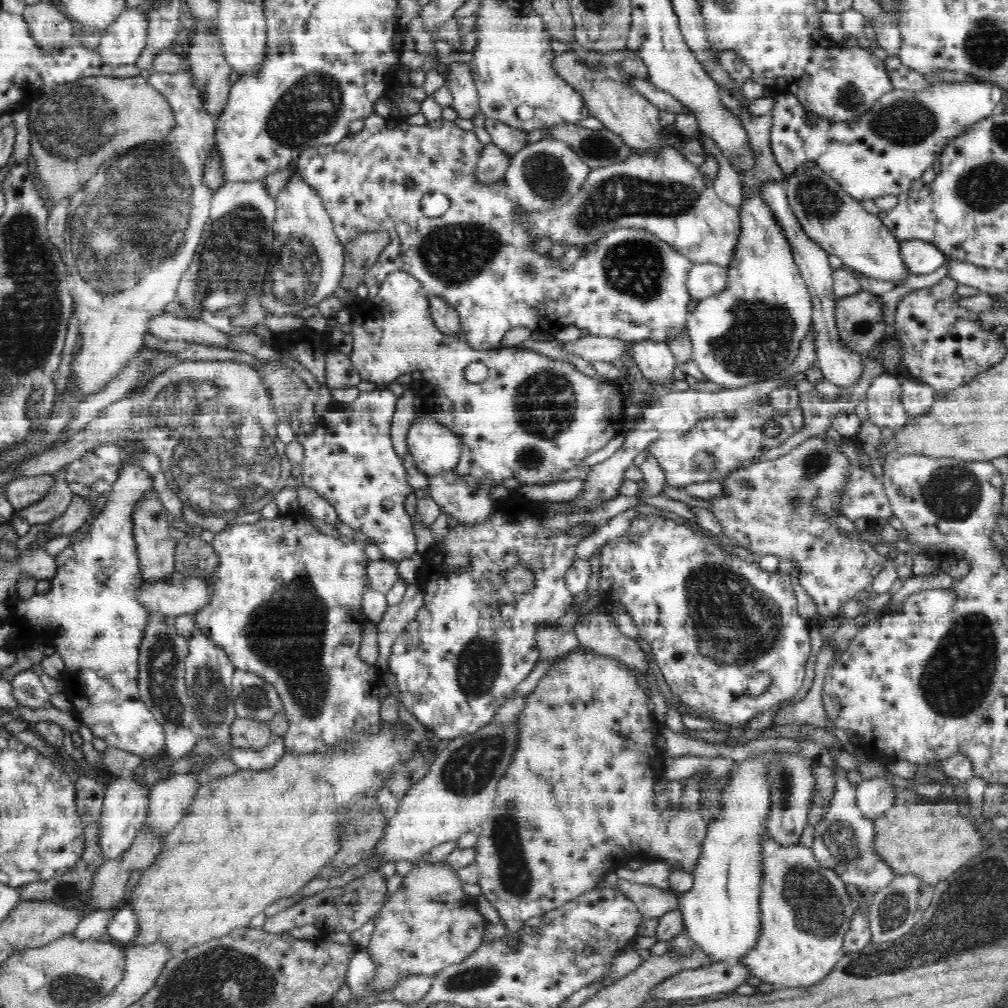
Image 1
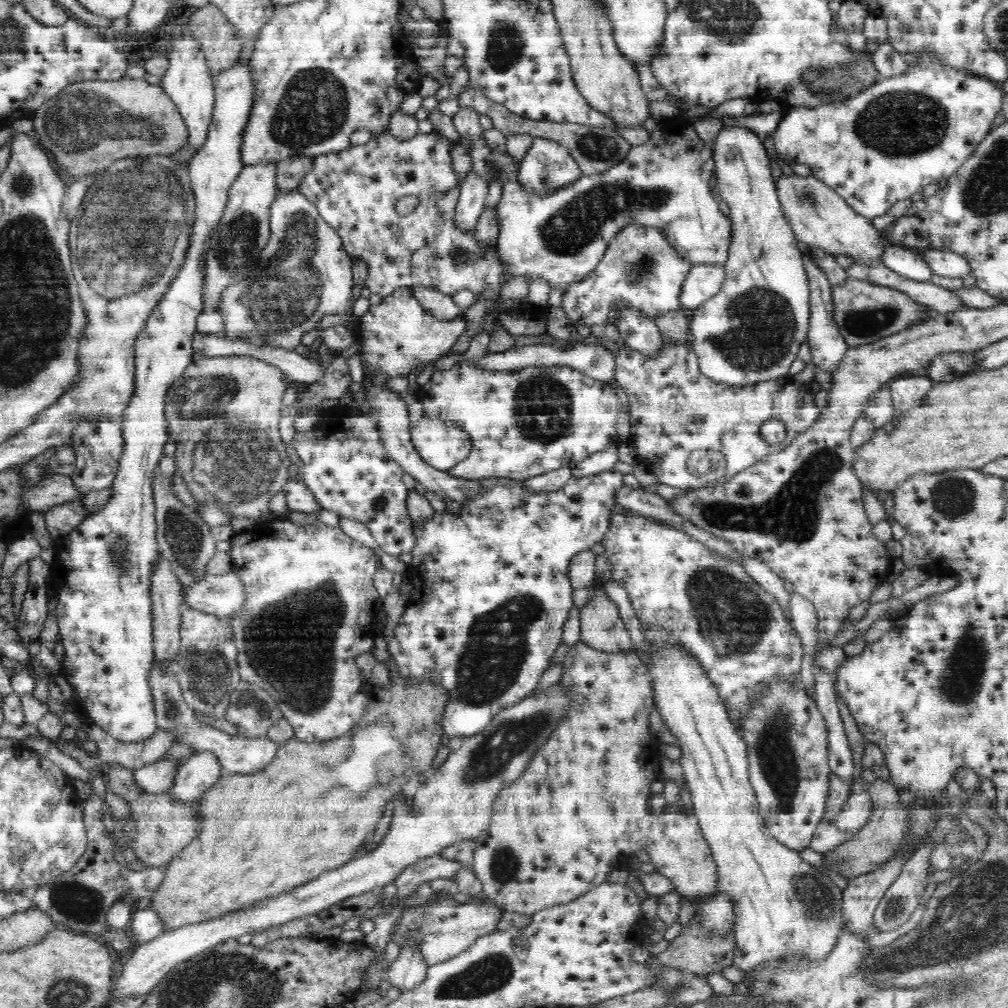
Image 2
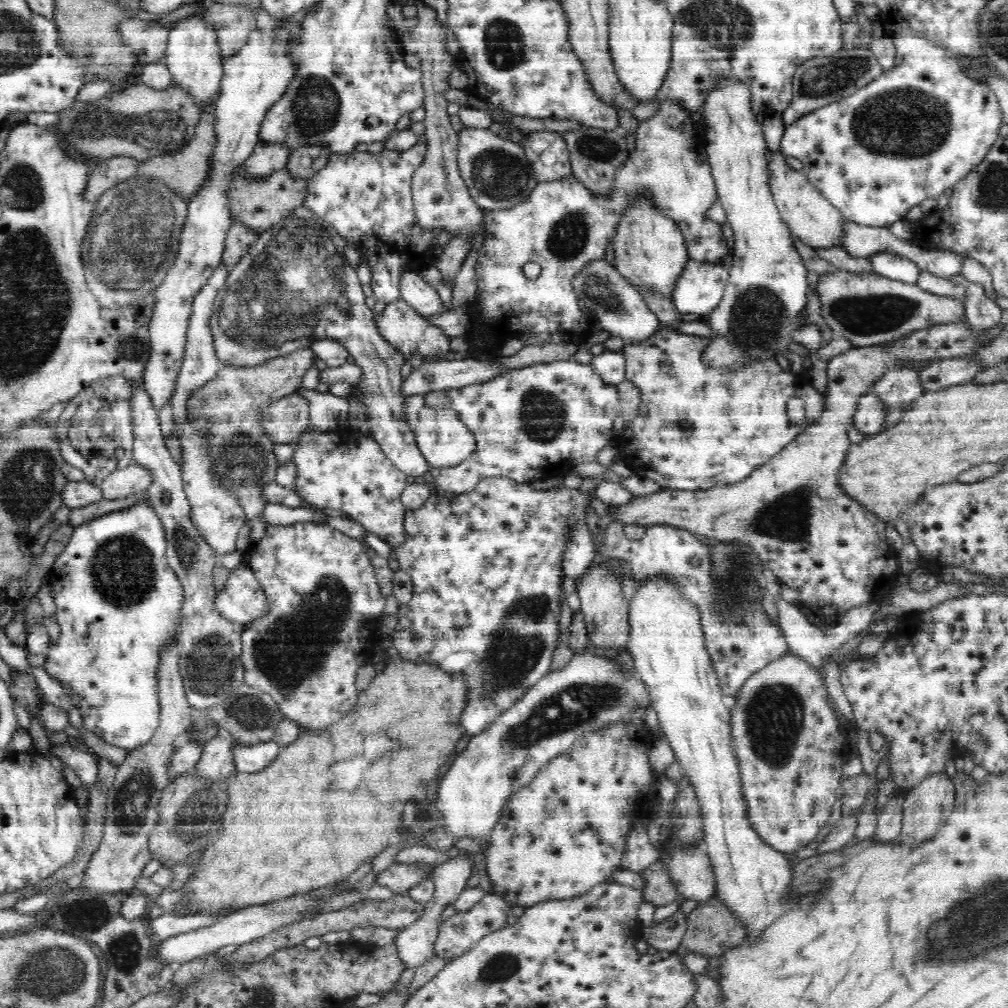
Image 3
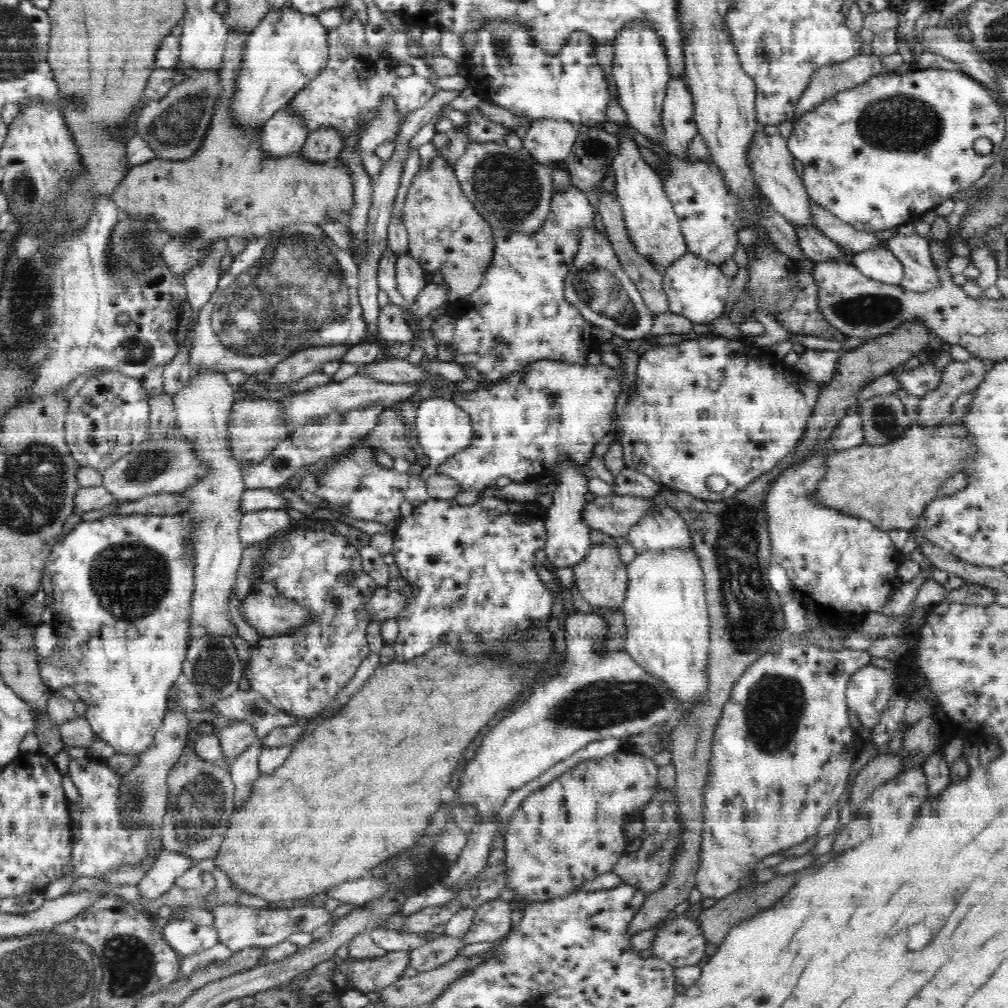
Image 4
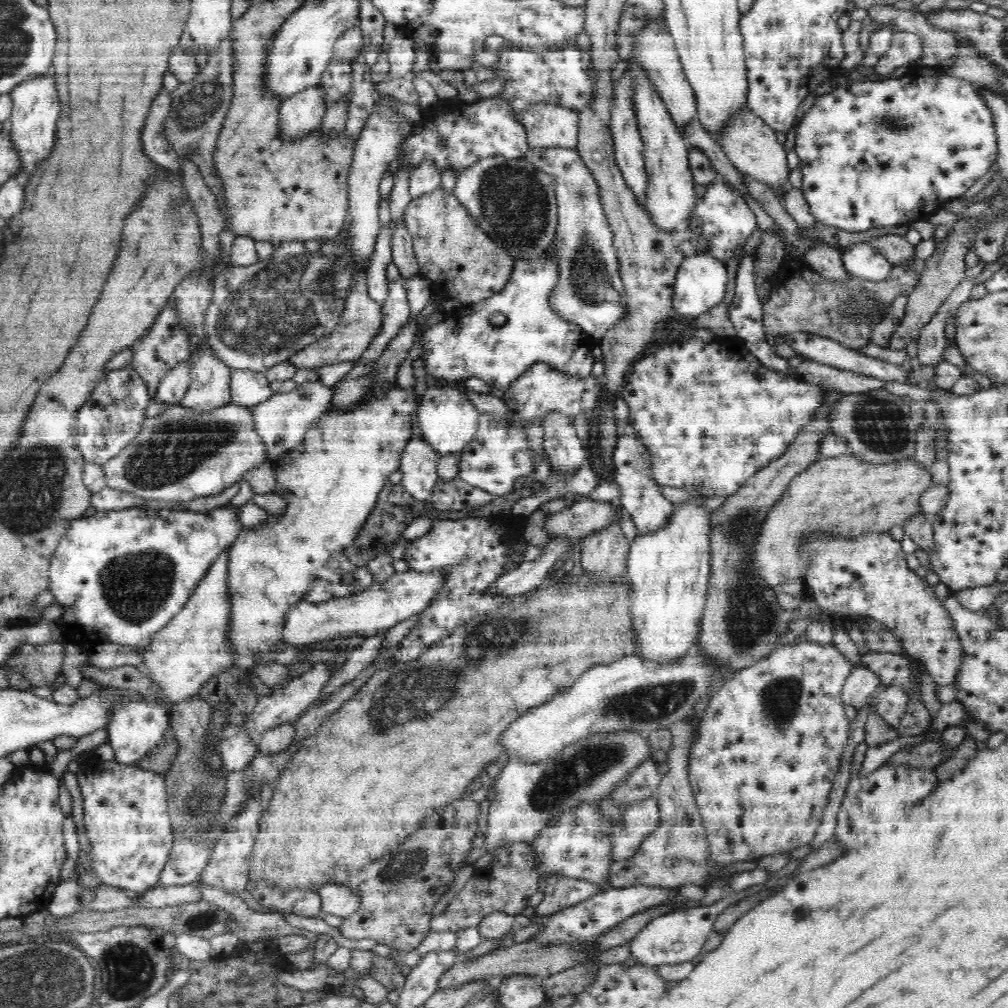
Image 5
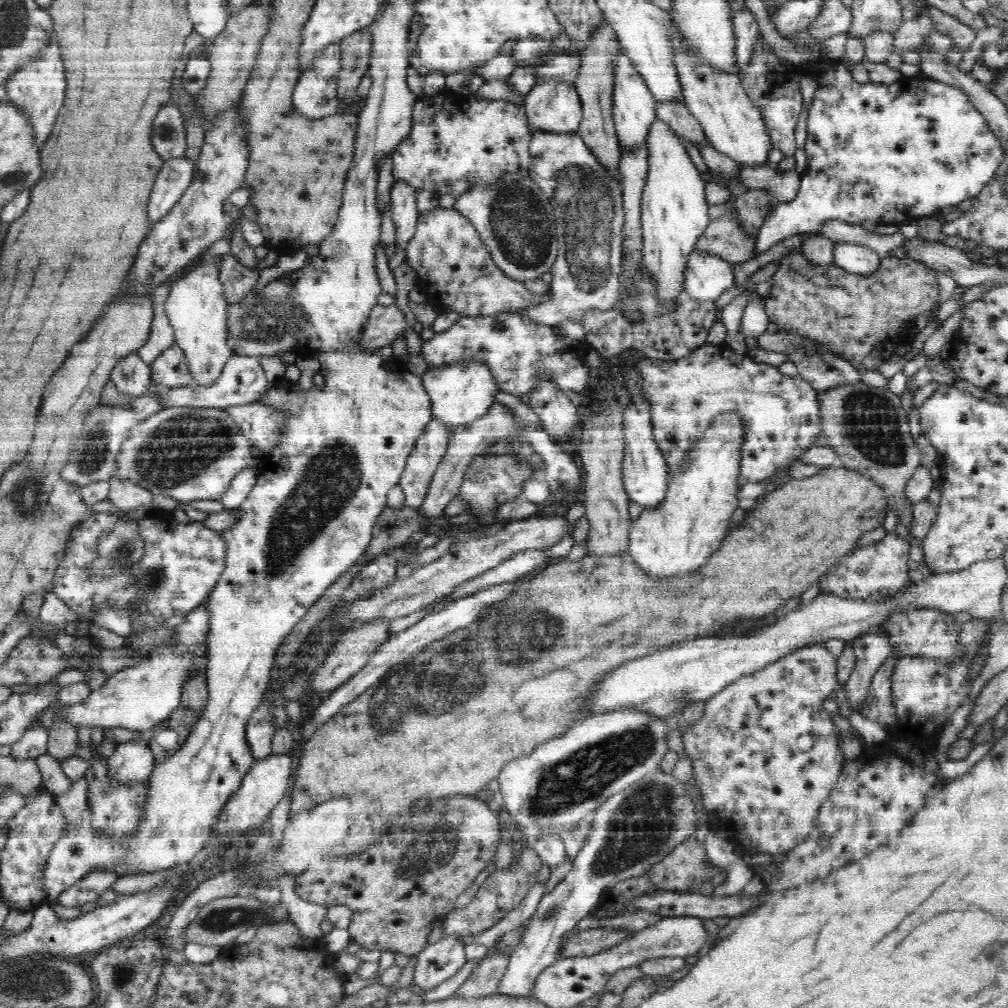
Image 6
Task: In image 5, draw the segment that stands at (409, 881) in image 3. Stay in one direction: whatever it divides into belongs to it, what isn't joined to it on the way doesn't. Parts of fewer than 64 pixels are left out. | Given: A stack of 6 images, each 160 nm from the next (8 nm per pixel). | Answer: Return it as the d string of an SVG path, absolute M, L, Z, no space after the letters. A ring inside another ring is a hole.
M327 884L318 890L322 897L322 914L333 914L340 918L348 918L357 911L359 898L346 886Z

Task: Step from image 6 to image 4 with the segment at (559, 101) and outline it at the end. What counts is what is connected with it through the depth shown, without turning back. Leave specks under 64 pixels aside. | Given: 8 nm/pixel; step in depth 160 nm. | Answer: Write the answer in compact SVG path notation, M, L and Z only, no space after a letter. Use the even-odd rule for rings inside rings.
M537 117L529 121L523 147L540 164L555 167L576 150L579 133L570 120Z

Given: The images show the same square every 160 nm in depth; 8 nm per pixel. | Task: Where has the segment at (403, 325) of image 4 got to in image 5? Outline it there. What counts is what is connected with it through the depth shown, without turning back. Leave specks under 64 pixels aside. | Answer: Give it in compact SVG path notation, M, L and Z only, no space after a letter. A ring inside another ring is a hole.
M399 278L388 284L388 298L383 302L384 318L382 326L372 339L369 347L355 360L356 364L368 364L371 360L376 360L386 346L390 345L392 339L399 334L401 327L409 320L410 304L406 297L406 287L404 281Z

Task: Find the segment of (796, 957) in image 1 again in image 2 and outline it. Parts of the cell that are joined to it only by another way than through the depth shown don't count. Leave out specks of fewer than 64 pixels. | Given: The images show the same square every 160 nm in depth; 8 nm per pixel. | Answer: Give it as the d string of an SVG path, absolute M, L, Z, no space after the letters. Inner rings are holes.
M664 644L660 650L652 650L652 654L654 660L650 679L654 680L654 705L658 706L672 734L680 740L680 764L688 778L687 788L694 803L691 812L698 820L717 864L718 890L733 906L736 944L733 965L742 971L744 968L756 968L760 960L768 960L768 956L784 956L784 952L796 952L796 948L808 948L812 956L824 956L832 944L837 944L837 937L841 934L840 920L845 919L842 914L843 890L821 868L805 862L799 851L785 847L769 834L749 781L747 745L732 726L728 708L720 697L719 689L708 678L703 662L691 651L690 654L680 652L674 644Z

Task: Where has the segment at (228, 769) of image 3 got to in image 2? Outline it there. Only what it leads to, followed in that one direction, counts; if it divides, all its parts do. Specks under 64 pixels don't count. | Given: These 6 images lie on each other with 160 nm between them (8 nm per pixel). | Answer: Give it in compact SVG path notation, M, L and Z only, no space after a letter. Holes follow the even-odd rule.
M211 752L194 753L178 766L173 785L167 790L175 800L190 804L202 797L225 771L220 761Z

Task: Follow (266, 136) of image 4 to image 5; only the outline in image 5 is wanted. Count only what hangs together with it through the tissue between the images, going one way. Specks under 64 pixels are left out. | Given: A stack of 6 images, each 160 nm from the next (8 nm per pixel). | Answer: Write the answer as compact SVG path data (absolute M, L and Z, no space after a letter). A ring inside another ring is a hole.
M322 83L309 85L282 101L280 135L297 139L304 133L317 129L326 111L326 93Z

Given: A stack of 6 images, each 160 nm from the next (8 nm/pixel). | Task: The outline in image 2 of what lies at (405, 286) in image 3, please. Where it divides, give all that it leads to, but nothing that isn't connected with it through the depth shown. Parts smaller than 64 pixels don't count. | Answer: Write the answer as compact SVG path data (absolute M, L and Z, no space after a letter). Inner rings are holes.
M413 285L411 290L413 298L418 299L422 308L437 320L450 321L463 314L451 295L428 288L427 285Z

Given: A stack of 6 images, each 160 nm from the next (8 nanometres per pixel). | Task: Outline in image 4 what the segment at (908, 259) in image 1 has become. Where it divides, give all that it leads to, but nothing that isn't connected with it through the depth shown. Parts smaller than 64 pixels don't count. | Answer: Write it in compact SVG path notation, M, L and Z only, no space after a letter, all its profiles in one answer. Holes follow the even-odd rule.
M866 249L865 252L854 253L851 264L865 278L881 283L900 285L904 278L901 263L888 249Z

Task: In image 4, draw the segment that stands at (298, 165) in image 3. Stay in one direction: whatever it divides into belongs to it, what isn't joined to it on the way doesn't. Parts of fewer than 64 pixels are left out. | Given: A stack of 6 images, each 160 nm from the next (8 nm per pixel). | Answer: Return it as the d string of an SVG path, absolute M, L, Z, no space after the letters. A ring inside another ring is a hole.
M318 128L307 136L300 153L310 161L330 161L332 157L339 156L339 152L344 149L344 144L345 141L337 130Z

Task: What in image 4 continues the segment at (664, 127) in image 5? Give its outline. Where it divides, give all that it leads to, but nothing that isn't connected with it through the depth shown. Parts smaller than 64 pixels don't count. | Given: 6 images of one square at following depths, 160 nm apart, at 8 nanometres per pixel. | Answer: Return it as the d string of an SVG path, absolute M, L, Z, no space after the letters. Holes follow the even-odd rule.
M632 22L611 45L614 56L610 76L615 80L620 106L630 118L629 126L634 126L638 132L652 138L654 142L660 142L662 134L664 144L662 112L670 74L668 55L665 54L664 47L660 46L657 36L647 28L647 22Z

